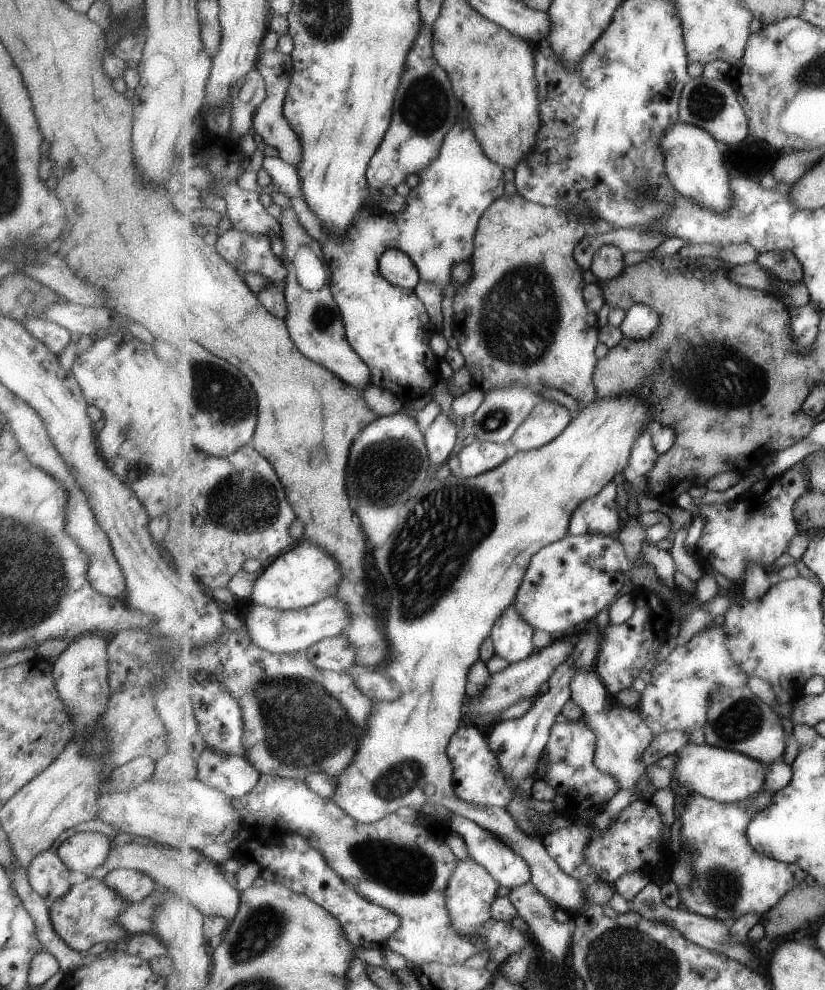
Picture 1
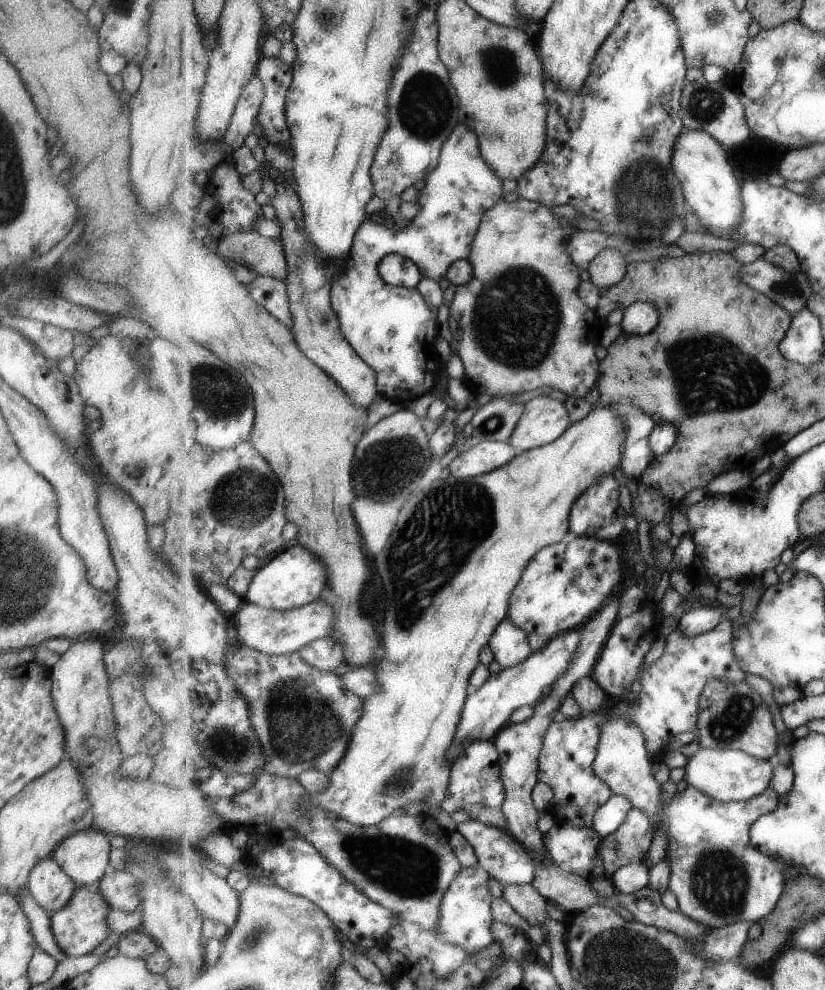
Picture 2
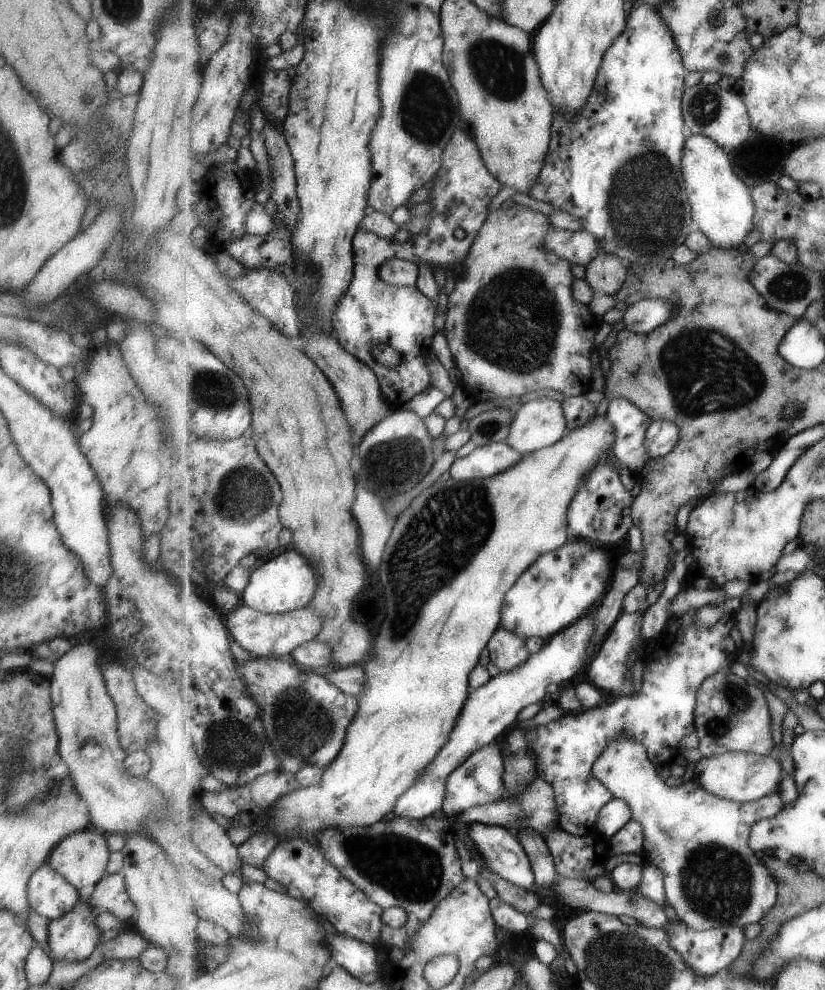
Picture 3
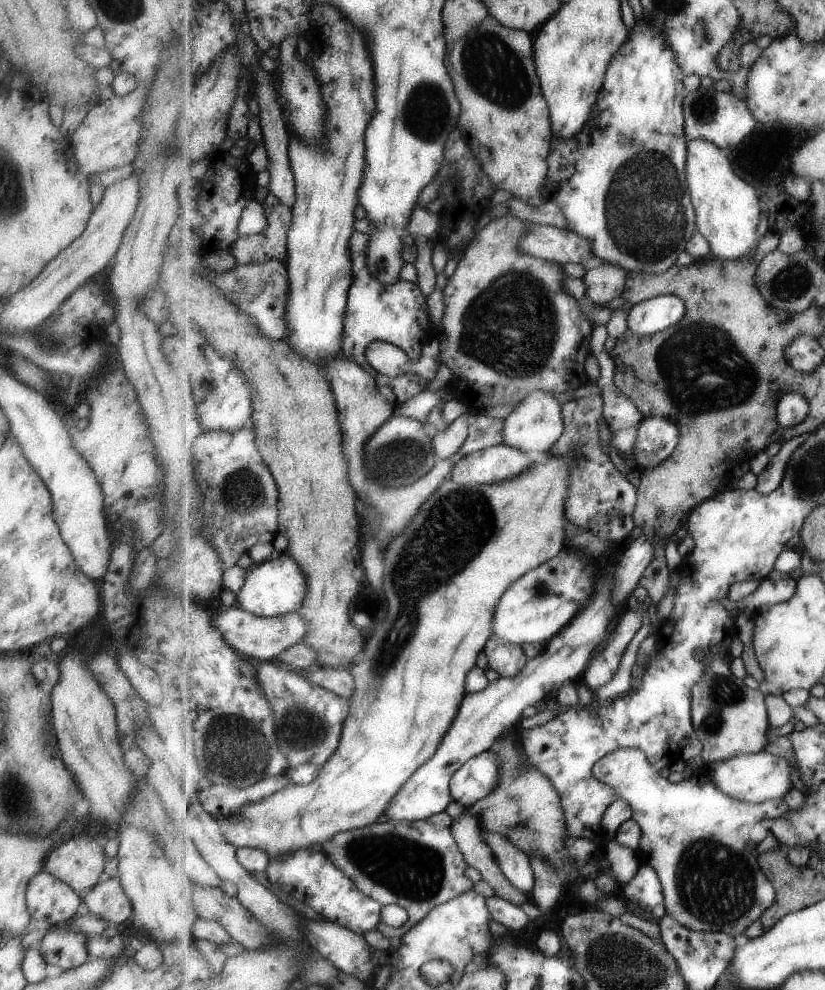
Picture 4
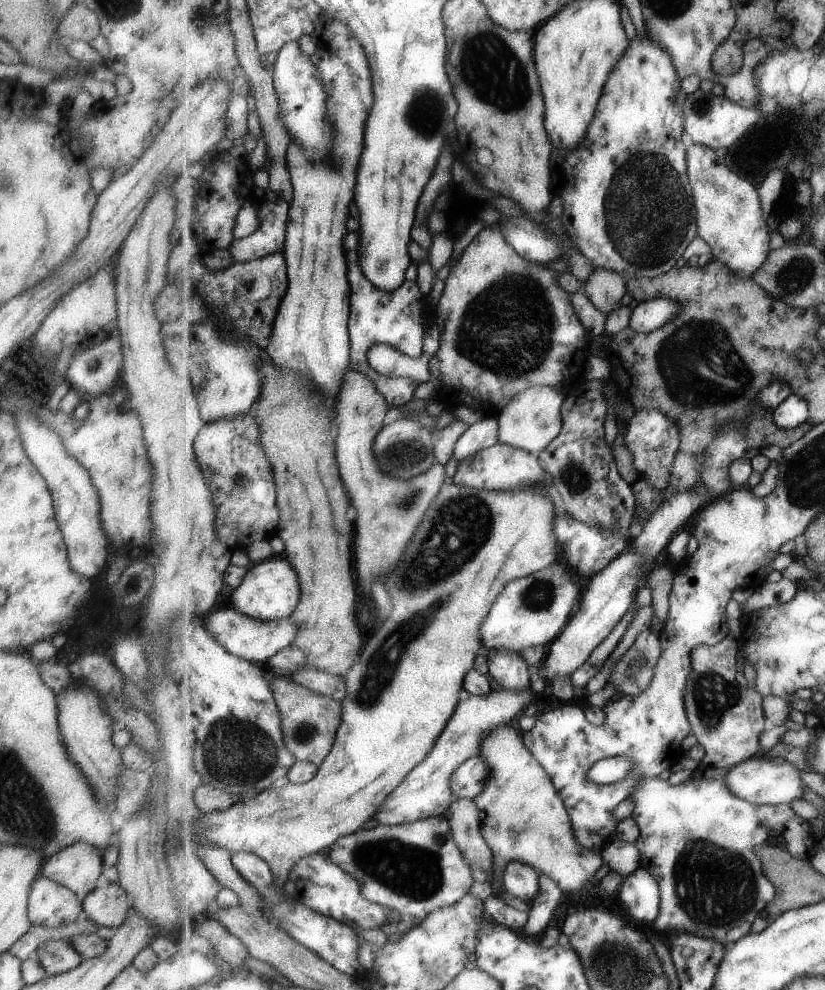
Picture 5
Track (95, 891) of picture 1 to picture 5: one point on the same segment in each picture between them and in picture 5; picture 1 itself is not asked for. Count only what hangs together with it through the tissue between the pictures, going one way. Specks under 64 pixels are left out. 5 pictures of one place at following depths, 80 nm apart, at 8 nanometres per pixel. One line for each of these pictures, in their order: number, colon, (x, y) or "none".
2: (78, 927)
3: (71, 937)
4: (62, 946)
5: (57, 956)

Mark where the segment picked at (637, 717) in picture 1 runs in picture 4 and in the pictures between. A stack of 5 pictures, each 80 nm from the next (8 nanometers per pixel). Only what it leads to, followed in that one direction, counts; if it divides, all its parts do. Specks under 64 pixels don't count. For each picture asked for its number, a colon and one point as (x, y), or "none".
2: (719, 878)
3: (713, 878)
4: (696, 836)

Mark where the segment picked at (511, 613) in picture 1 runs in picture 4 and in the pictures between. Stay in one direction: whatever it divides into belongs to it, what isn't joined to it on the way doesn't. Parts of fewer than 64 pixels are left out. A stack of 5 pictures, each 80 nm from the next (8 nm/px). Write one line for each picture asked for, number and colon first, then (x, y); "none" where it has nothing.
2: (510, 645)
3: (507, 651)
4: (508, 659)

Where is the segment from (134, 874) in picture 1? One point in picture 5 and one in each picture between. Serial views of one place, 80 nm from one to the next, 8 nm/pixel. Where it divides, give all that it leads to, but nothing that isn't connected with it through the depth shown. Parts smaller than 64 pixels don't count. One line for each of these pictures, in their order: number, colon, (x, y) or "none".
2: (119, 889)
3: (108, 894)
4: (106, 899)
5: (108, 906)

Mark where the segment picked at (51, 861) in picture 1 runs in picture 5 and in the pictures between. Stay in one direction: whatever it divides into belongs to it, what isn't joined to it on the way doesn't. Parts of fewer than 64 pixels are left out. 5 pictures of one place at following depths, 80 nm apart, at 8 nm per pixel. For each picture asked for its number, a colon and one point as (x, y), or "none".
2: (48, 885)
3: (50, 895)
4: (50, 901)
5: (49, 904)

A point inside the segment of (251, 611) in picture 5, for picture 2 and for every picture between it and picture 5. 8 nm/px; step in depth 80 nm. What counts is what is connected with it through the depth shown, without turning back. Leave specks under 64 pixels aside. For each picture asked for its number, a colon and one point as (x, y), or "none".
2: (296, 578)
3: (285, 582)
4: (278, 586)

